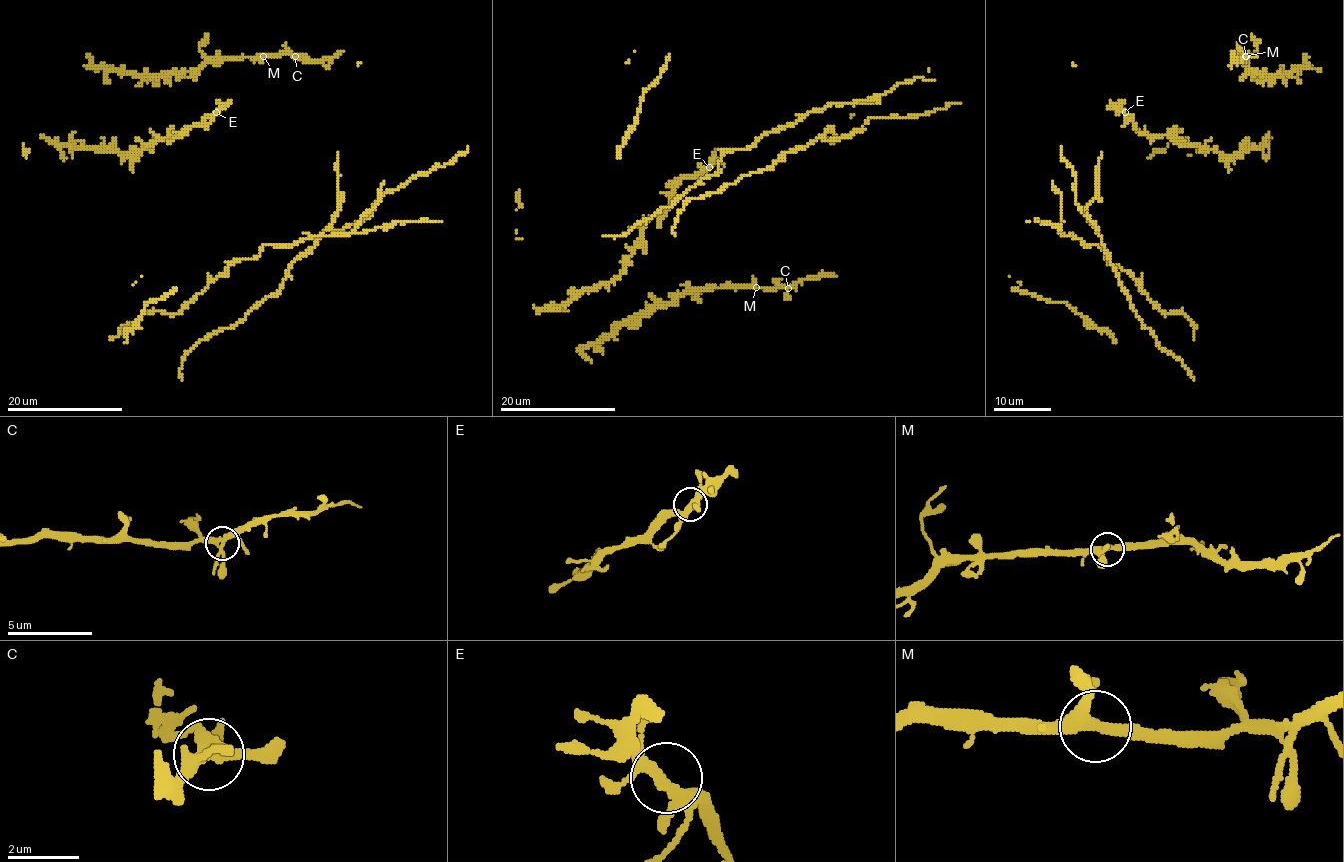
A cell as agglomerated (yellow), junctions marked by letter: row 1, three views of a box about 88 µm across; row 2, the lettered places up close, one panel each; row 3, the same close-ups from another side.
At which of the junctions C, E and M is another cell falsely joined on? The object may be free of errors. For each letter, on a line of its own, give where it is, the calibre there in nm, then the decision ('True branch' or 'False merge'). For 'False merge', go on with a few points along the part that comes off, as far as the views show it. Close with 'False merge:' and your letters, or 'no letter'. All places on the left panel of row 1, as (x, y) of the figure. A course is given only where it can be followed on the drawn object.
C: Place: (295, 56). Thickness 320 nm. True branch
E: Place: (216, 112). Thickness 280 nm. True branch
M: Place: (263, 56). Thickness 320 nm. True branch
False merge: no letter

